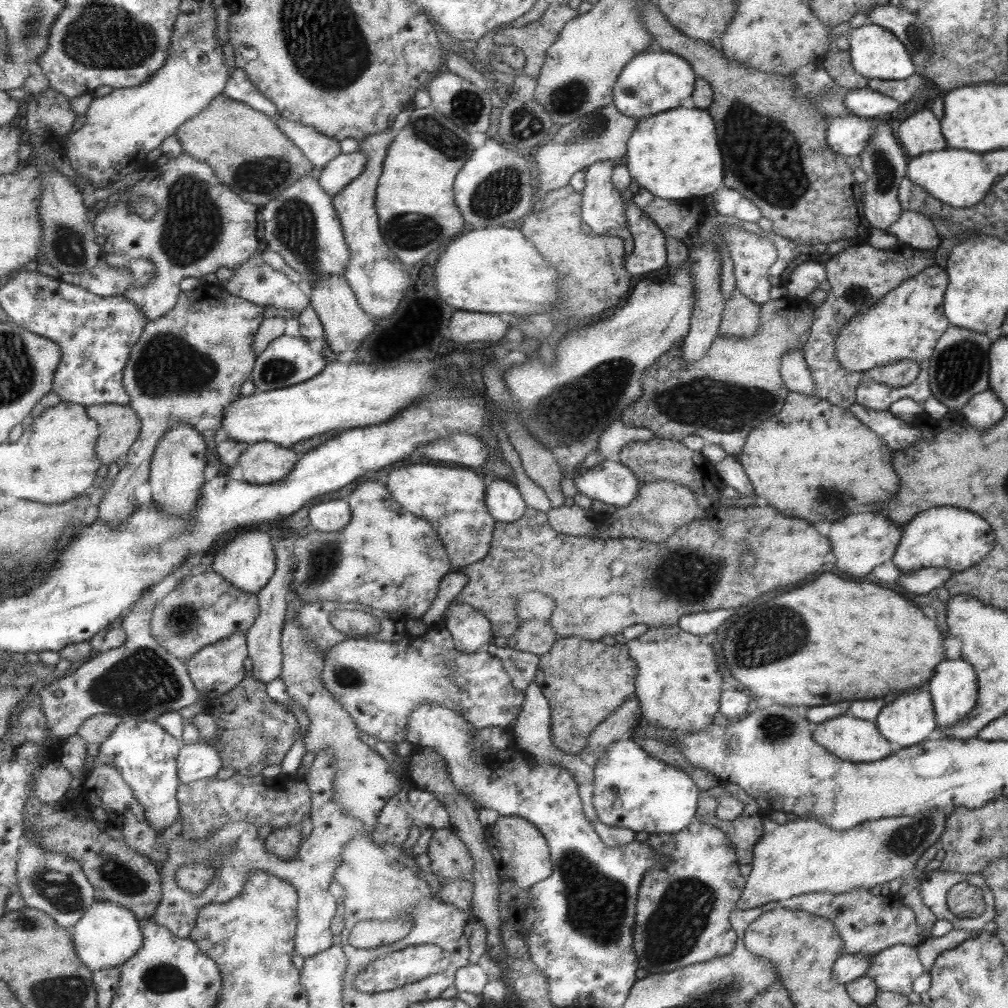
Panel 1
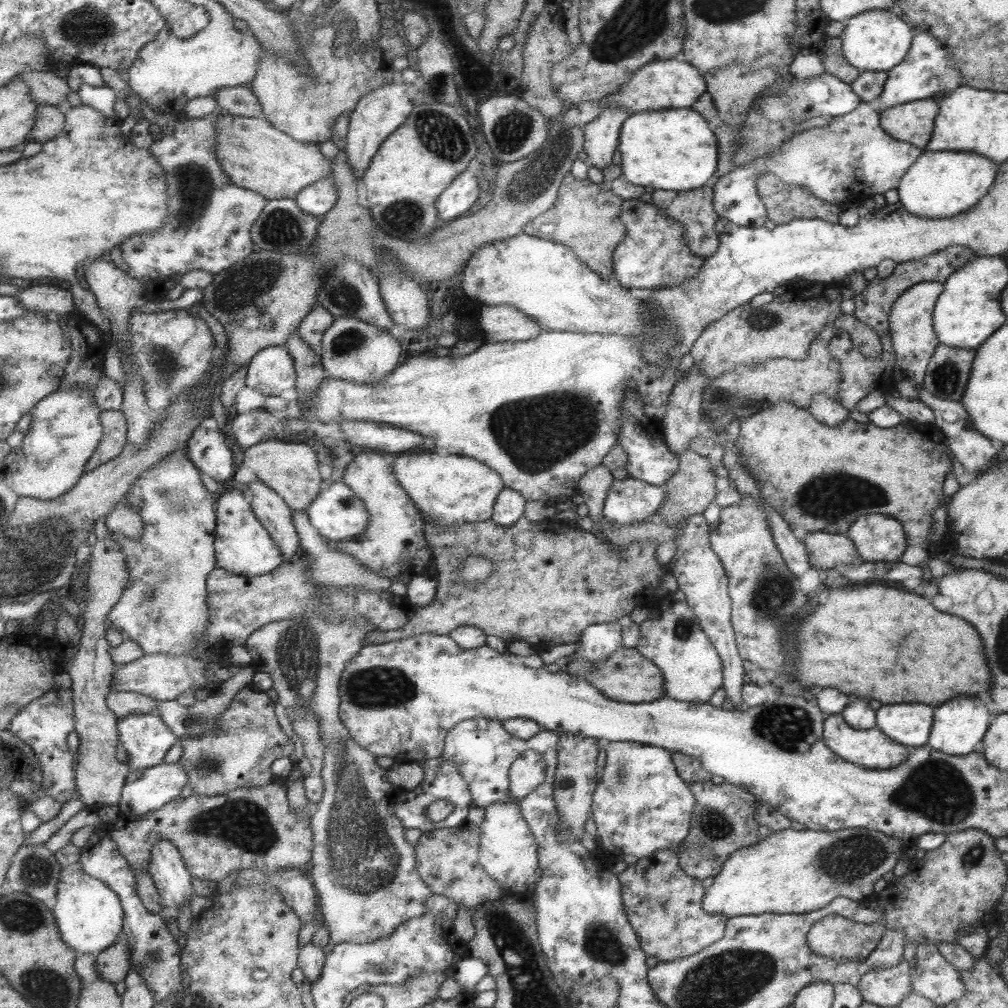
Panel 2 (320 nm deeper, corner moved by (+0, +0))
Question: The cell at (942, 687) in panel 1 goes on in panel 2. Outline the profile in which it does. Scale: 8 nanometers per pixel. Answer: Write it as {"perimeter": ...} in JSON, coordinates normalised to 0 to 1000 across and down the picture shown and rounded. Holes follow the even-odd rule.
{"perimeter":[[[947,692],[943,696],[938,696],[934,702],[926,702],[924,736],[919,736],[919,739],[940,749],[955,750],[965,747],[967,738],[971,738],[978,728],[979,718],[981,708],[969,692]]]}

